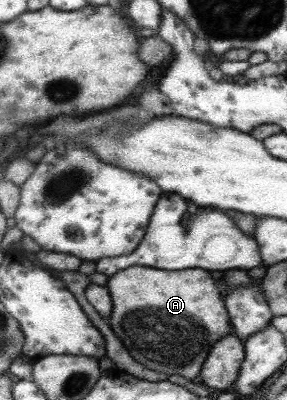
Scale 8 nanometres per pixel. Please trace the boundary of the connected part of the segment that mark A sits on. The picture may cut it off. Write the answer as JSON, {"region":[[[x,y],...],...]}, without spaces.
{"region":[[[143,266],[125,268],[112,274],[105,286],[110,295],[112,309],[107,318],[110,330],[115,332],[119,342],[131,354],[131,358],[141,366],[166,375],[179,374],[187,380],[199,376],[202,364],[213,344],[232,332],[226,308],[217,294],[215,282],[205,270],[149,270]]]}

